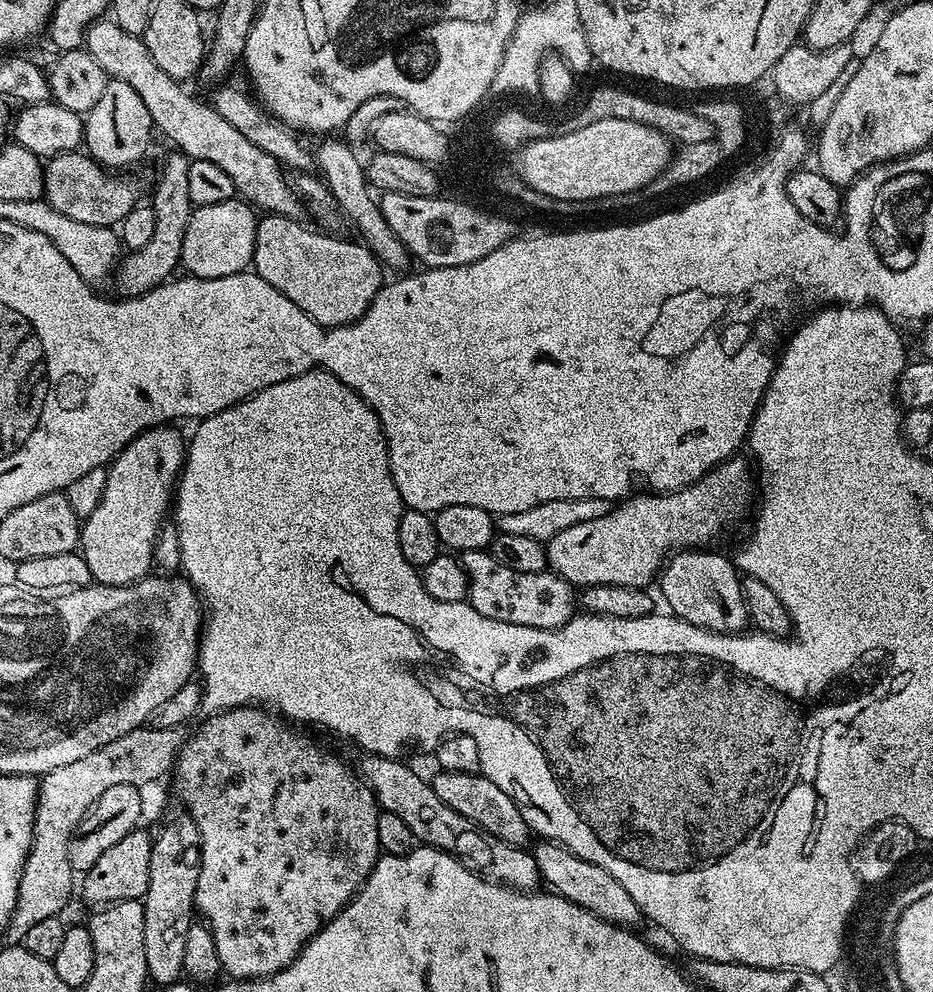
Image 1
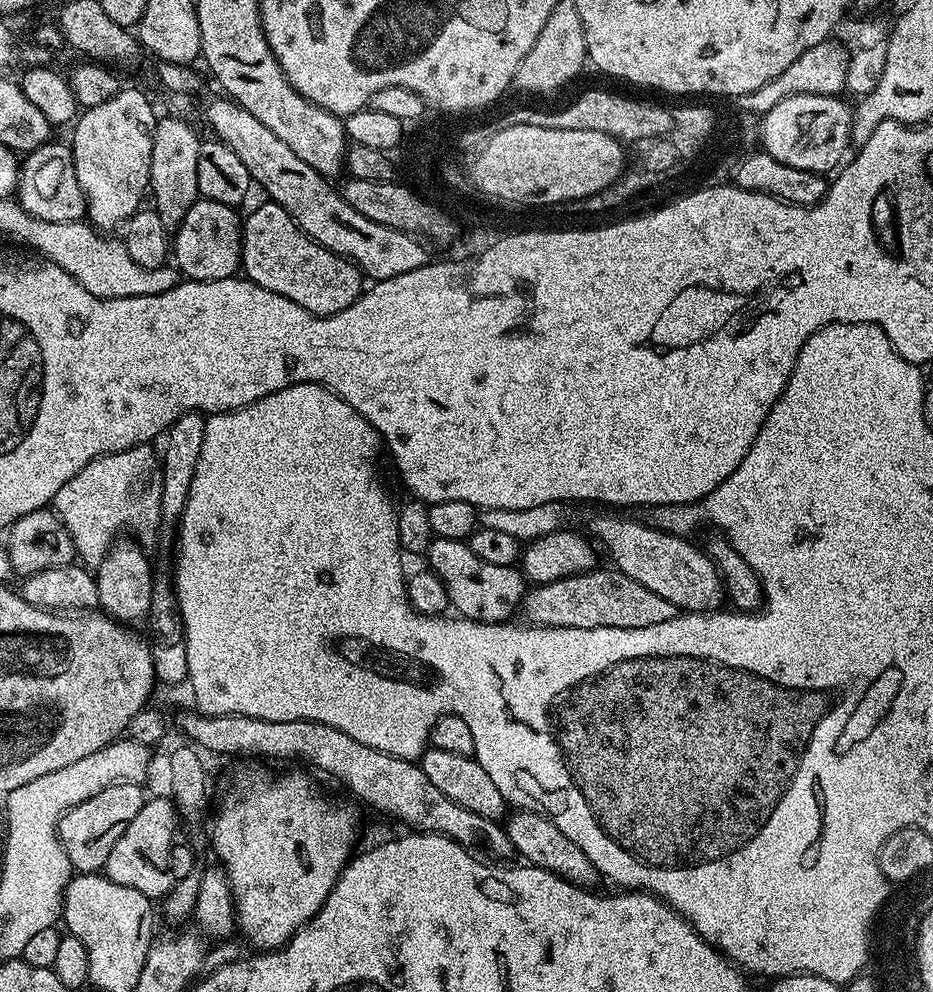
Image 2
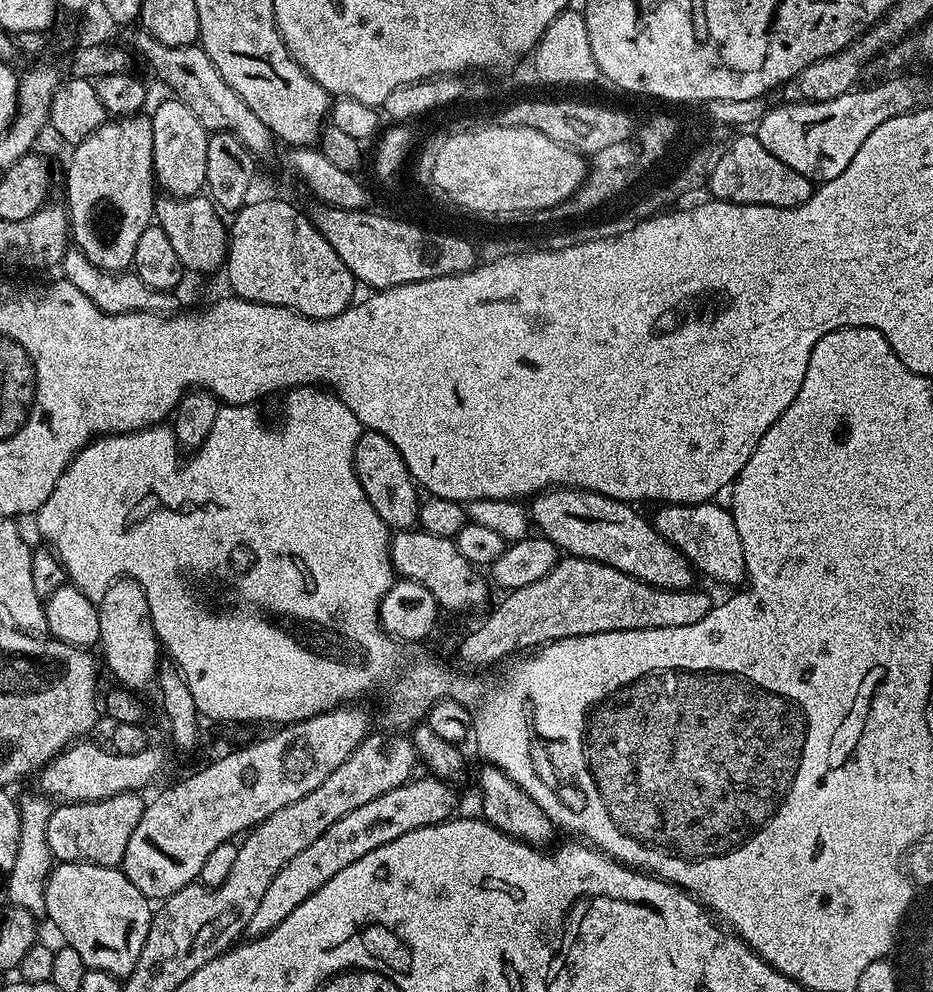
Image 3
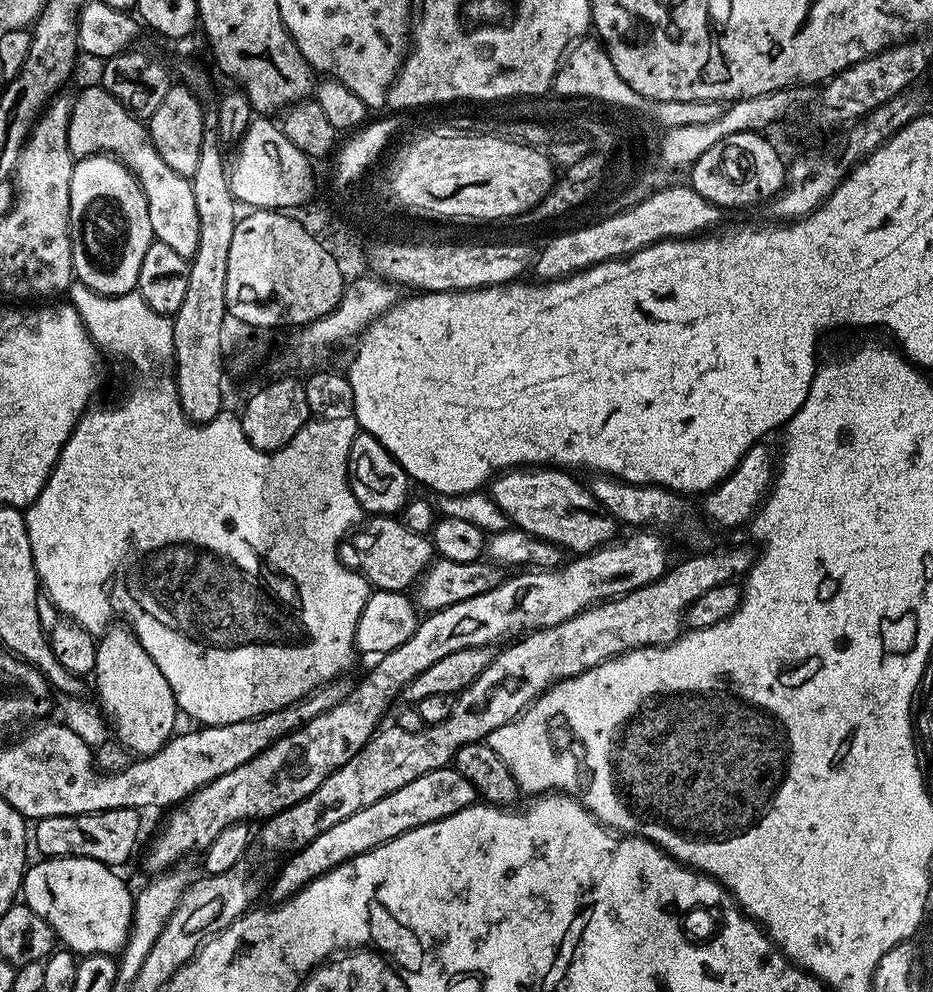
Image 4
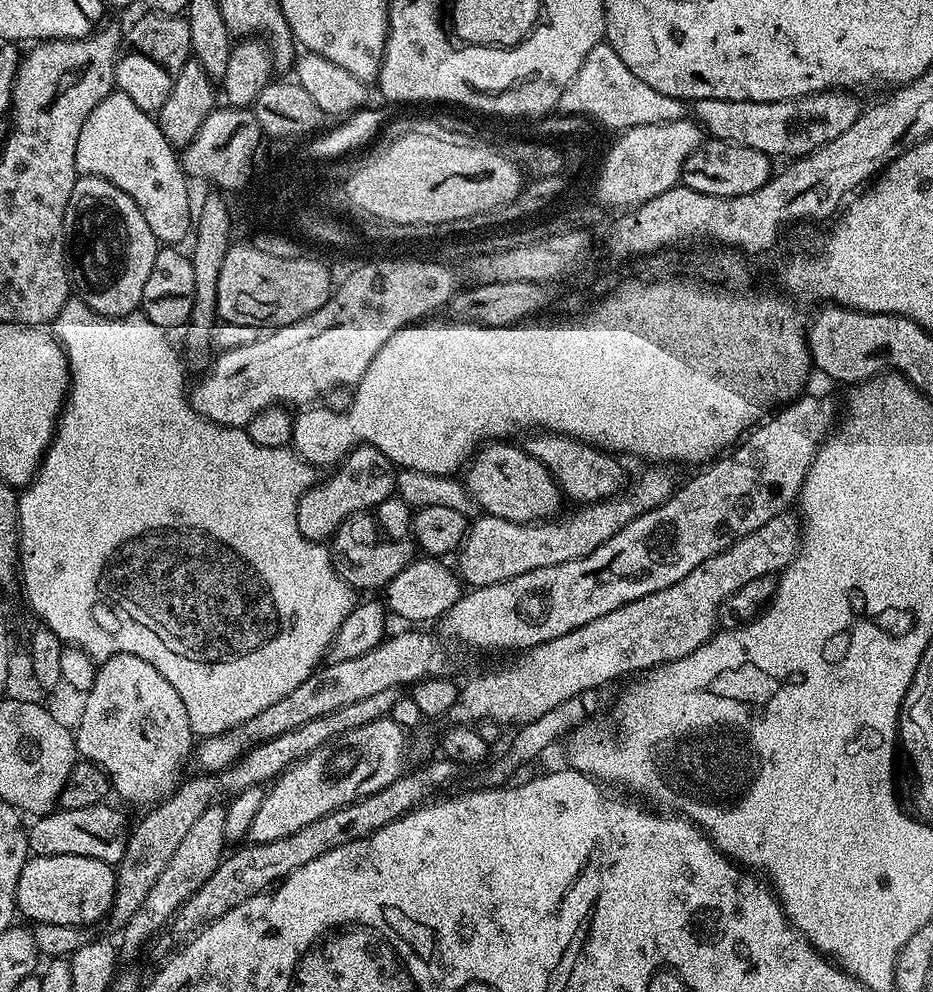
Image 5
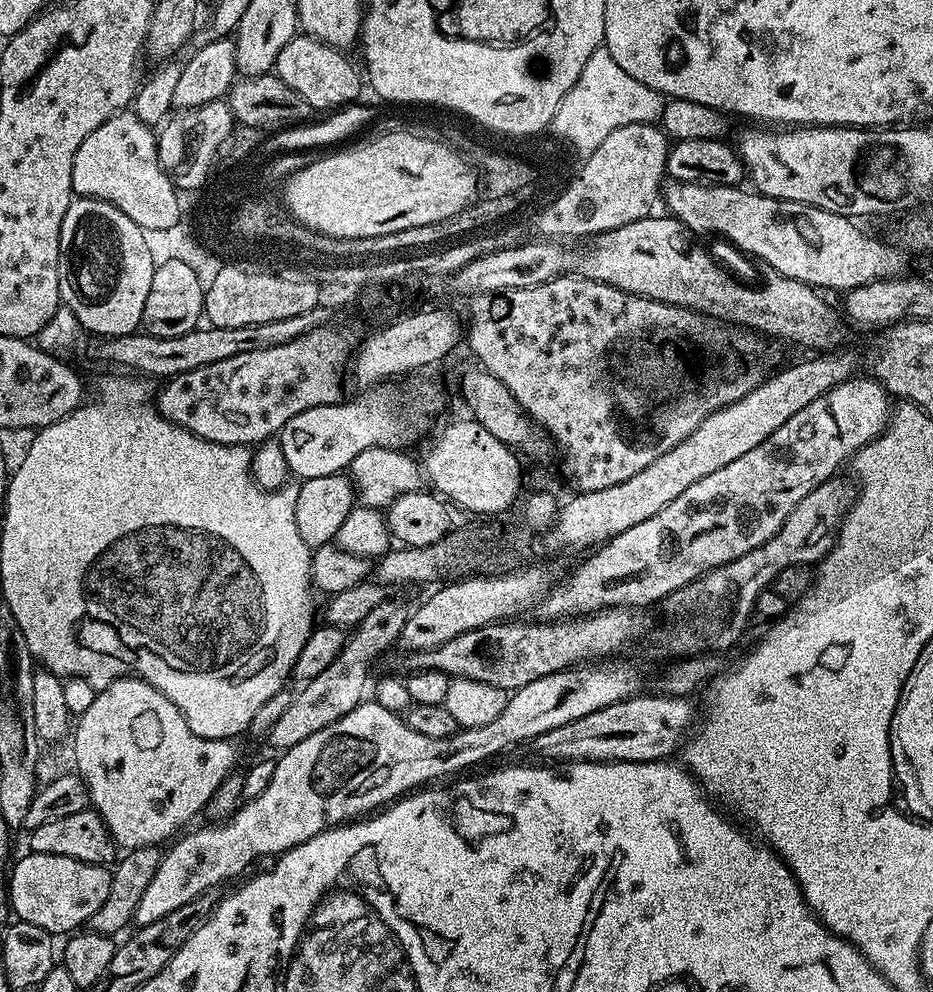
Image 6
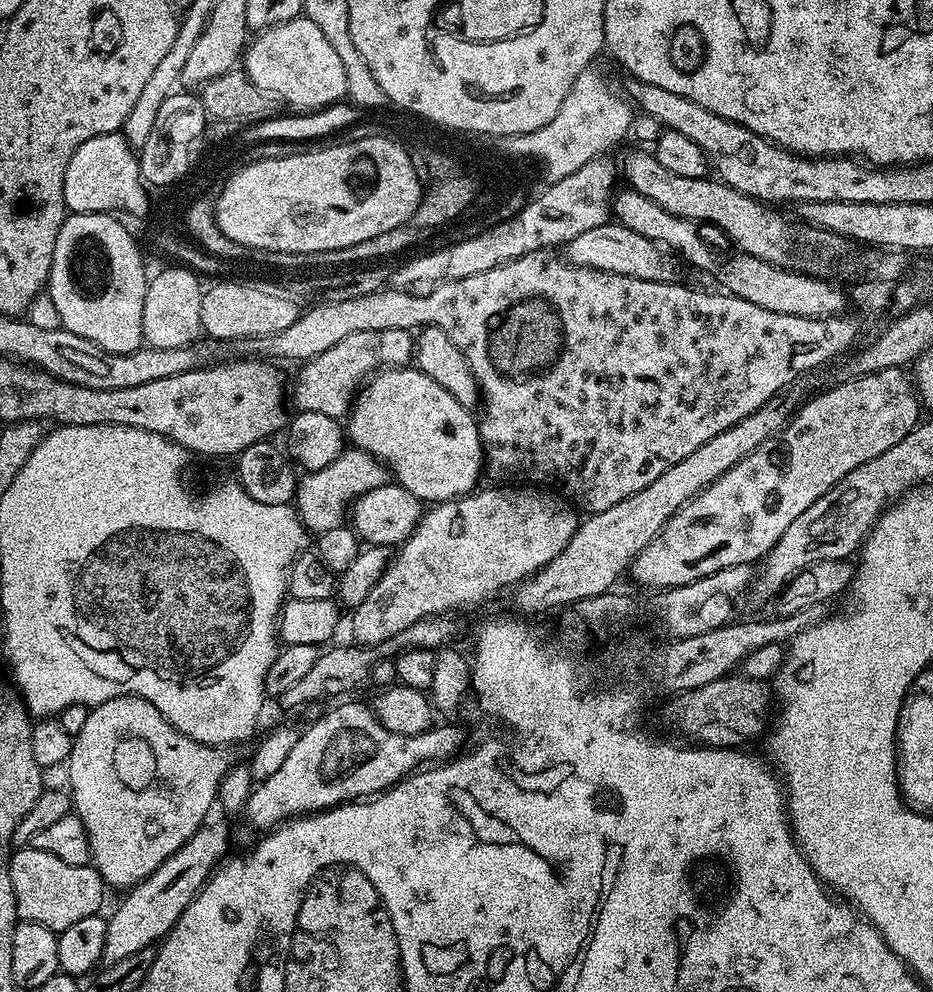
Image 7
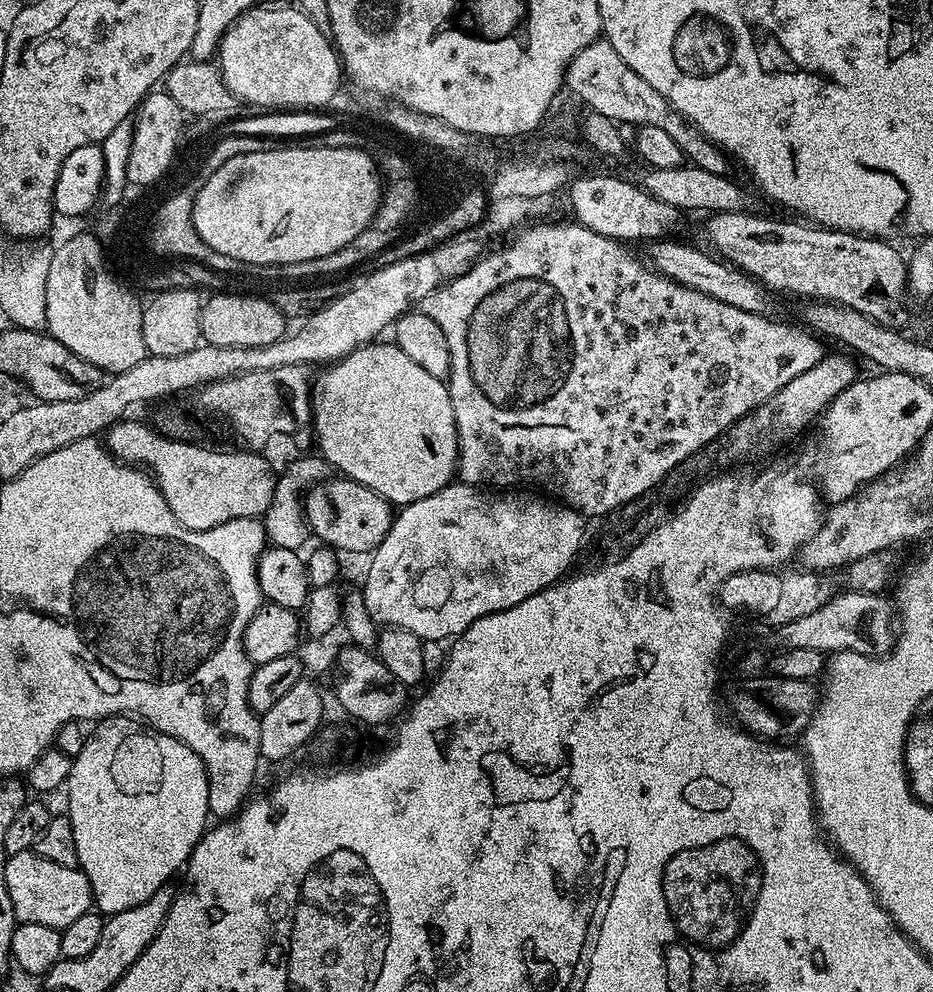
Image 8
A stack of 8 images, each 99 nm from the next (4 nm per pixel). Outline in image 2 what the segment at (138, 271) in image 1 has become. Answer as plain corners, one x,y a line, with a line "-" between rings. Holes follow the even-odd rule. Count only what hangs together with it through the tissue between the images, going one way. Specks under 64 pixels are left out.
168,116
157,119
156,129
152,135
152,153
150,154
150,196
154,201
156,212
162,218
162,222
170,230
179,228
180,224
186,218
190,206
200,196
198,190
198,150
200,149
201,137
196,137
196,132
184,120
179,120
176,116

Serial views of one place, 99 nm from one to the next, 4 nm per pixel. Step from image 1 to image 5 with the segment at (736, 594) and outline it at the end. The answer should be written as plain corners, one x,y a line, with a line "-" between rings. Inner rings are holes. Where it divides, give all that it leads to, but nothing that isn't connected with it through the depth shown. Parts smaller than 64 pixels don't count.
489,442
473,455
466,468
467,492
487,515
506,518
506,522
535,524
553,519
561,511
559,486
542,462
535,460
523,447
516,445
515,448
512,444
515,443

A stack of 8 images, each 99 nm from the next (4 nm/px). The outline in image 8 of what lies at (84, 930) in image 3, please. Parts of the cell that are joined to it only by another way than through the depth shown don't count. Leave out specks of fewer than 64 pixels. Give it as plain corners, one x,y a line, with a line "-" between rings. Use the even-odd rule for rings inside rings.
32,850
9,856
6,862
6,887
10,889
10,899
14,902
14,914
21,924
41,924
63,930
66,926
70,926
70,922
82,918
82,914
93,911
94,908
92,887
86,874
81,872
79,867
58,866
58,862
50,862
46,858
37,856

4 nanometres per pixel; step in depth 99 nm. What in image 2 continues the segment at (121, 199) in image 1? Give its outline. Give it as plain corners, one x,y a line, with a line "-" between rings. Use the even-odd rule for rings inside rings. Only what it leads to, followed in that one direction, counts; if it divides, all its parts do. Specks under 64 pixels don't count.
49,142
38,146
23,157
20,177
16,183
15,199
26,214
42,222
83,221
88,211
88,202
78,186
78,174
74,170
72,149
67,143

